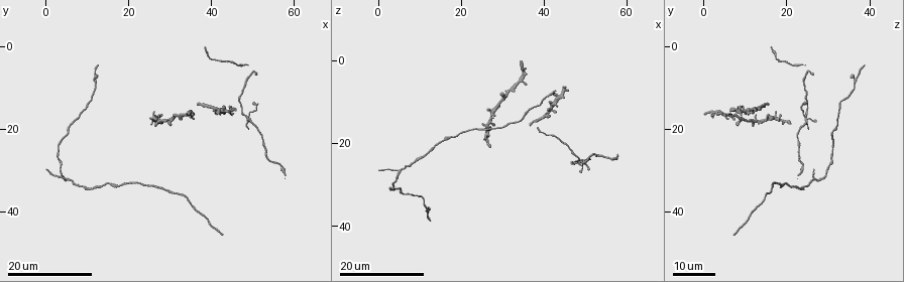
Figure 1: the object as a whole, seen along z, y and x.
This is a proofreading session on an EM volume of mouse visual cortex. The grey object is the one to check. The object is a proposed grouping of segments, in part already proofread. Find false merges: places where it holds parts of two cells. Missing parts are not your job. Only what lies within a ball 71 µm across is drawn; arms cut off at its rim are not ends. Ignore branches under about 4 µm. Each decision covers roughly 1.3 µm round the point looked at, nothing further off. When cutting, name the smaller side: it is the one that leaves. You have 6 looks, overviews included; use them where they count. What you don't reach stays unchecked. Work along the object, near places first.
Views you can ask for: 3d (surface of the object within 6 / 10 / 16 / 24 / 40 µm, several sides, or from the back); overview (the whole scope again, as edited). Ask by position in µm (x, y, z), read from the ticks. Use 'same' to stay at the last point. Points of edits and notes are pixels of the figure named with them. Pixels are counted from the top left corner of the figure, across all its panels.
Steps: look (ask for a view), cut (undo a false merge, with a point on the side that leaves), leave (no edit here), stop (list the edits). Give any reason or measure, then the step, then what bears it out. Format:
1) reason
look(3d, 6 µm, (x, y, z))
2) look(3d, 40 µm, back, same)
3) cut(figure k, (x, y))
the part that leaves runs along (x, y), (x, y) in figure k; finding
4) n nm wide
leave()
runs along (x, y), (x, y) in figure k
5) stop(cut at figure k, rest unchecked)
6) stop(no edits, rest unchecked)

three-way junction
look(3d, 24 µm, (5.0, 32.0, 26.5))

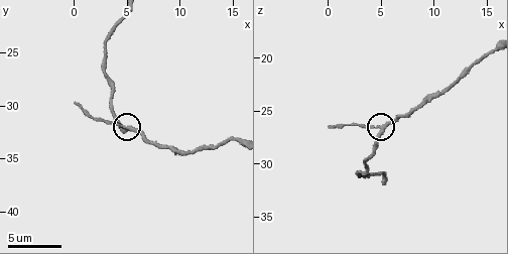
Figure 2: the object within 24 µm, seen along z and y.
look(3d, 6 µm, (5.2, 32.0, 26.8))

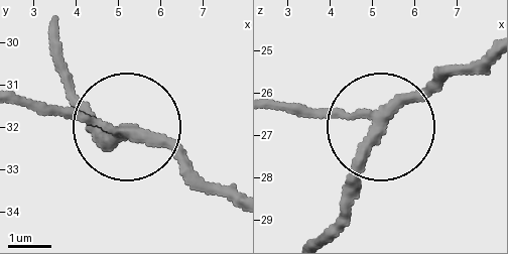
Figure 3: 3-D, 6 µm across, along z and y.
other side
look(3d, 6 µm, back, (5.05, 32.10, 26.75))

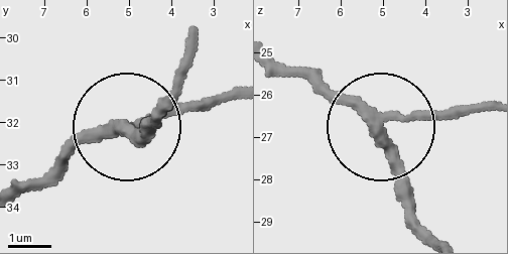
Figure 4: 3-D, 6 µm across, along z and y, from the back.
leave()
runs along (20, 185), (86, 142), (237, 95) in figure 4; continuous, no second cell

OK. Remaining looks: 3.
small branch off a trunk
look(3d, 16 µm, (49.0, 17.5, 25.0))

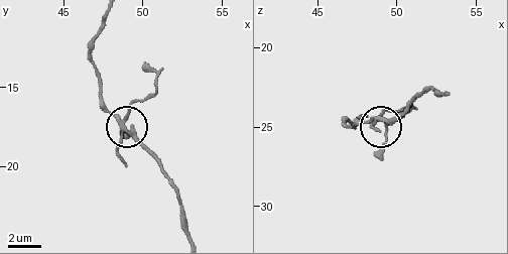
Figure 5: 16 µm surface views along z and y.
look(3d, 6 µm, (48.7, 17.2, 24.6))

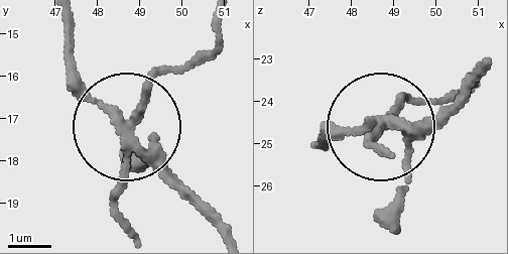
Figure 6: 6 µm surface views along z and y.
from behind
look(3d, 6 µm, back, (48.75, 17.25, 24.50))

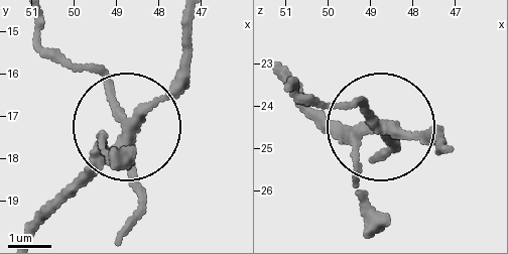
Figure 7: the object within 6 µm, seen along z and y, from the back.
250 nm wide
cut(figure 7, (139, 191))
the part that leaves runs along (126, 124), (104, 85), (49, 51), (39, 19) in figure 7; a second cell is stuck on

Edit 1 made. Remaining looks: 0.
stop(cut at figure 7, rest unchecked)

